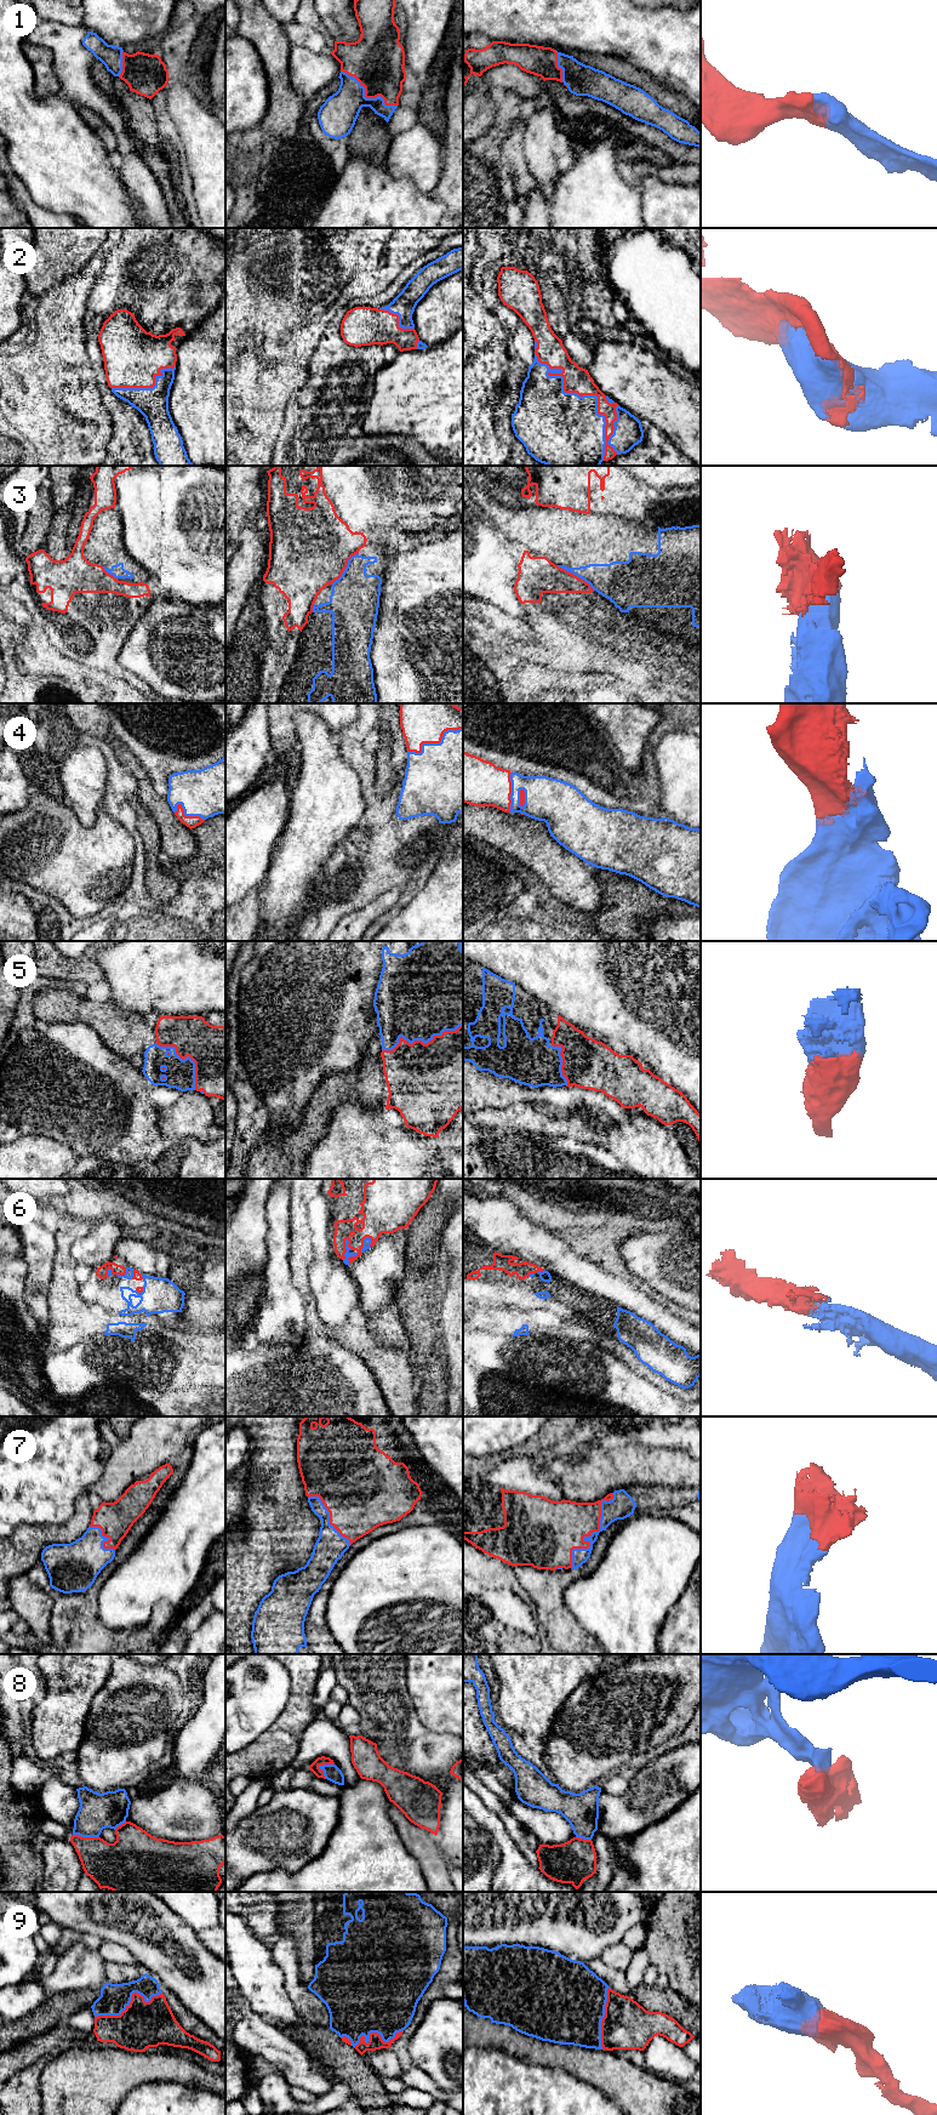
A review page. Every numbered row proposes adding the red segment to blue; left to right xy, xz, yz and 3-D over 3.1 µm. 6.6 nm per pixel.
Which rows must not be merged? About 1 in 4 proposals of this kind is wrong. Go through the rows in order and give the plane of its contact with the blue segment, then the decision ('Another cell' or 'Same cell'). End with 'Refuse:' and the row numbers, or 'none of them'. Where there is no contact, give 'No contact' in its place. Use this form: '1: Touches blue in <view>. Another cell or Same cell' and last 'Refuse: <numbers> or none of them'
1: Touches blue in xz. Same cell
2: Touches blue in yz. Same cell
3: Touches blue in yz. Another cell
4: Touches blue in xz. Same cell
5: Touches blue in xz. Same cell
6: Touches blue in xz. Same cell
7: Touches blue in yz. Same cell
8: Touches blue in xz. Same cell
9: Touches blue in xy. Same cell
Refuse: 3

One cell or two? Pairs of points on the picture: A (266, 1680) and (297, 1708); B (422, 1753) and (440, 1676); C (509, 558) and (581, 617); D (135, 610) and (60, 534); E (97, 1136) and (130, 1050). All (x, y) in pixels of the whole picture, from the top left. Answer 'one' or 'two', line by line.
A: two
B: two
C: two
D: one
E: two

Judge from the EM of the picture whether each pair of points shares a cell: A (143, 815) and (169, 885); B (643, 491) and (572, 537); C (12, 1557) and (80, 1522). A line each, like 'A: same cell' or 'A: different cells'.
A: same cell
B: different cells
C: same cell

